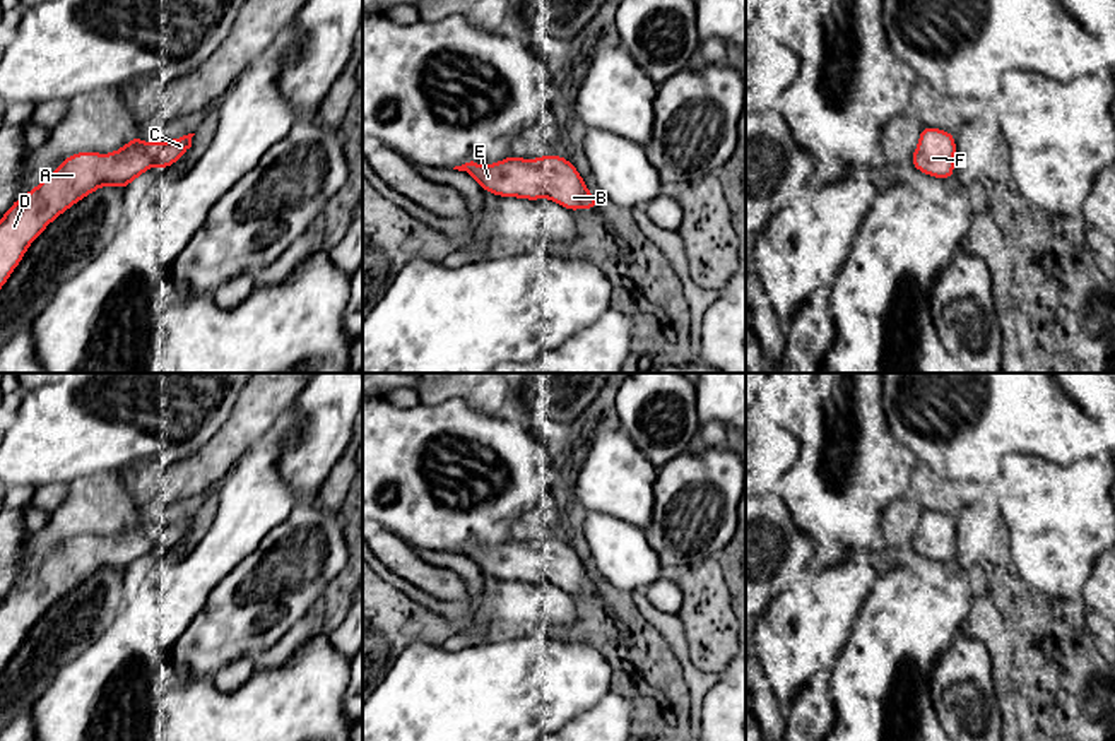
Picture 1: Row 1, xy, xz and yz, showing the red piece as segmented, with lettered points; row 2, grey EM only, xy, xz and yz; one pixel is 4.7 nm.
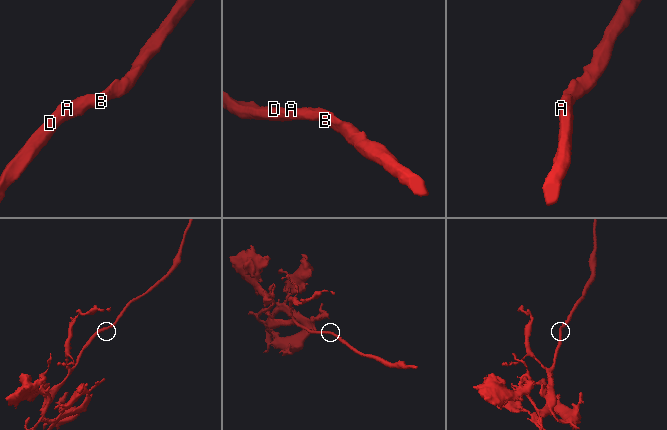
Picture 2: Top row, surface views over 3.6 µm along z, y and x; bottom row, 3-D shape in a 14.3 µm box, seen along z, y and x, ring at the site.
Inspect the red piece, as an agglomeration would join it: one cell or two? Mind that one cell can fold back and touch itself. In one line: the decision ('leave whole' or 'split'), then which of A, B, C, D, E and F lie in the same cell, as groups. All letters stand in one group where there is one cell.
leave whole; A B C D E F

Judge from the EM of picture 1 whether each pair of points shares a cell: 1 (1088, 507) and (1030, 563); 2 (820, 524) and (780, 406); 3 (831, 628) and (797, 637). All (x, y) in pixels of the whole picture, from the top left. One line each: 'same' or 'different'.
1: same
2: same
3: same

